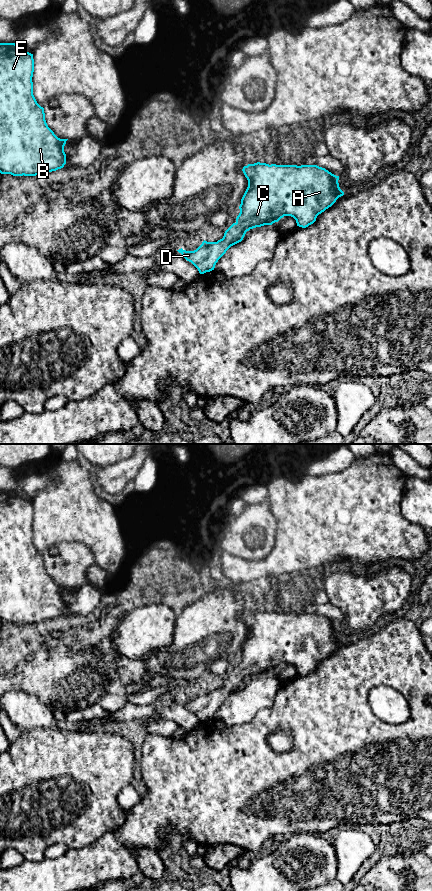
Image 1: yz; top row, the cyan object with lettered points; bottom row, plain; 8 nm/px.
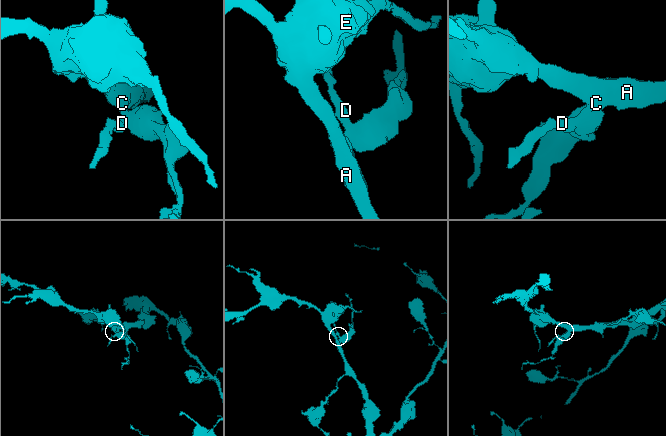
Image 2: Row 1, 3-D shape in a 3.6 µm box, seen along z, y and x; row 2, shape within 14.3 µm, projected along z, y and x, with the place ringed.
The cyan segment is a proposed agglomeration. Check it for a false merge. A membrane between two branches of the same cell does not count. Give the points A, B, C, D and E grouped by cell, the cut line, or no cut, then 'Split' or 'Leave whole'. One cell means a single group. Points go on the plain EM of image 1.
Groups: A B C D E. No split. Leave whole

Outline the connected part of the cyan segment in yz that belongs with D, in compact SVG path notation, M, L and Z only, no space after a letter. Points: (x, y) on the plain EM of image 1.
M254 611L242 617L248 628L248 635L241 647L240 661L217 690L203 689L194 699L177 698L191 710L200 722L214 718L218 708L233 693L241 690L247 679L264 673L272 673L284 664L291 664L297 674L306 676L316 669L319 662L331 655L336 648L344 643L339 635L339 624L336 624L317 613L276 613Z

